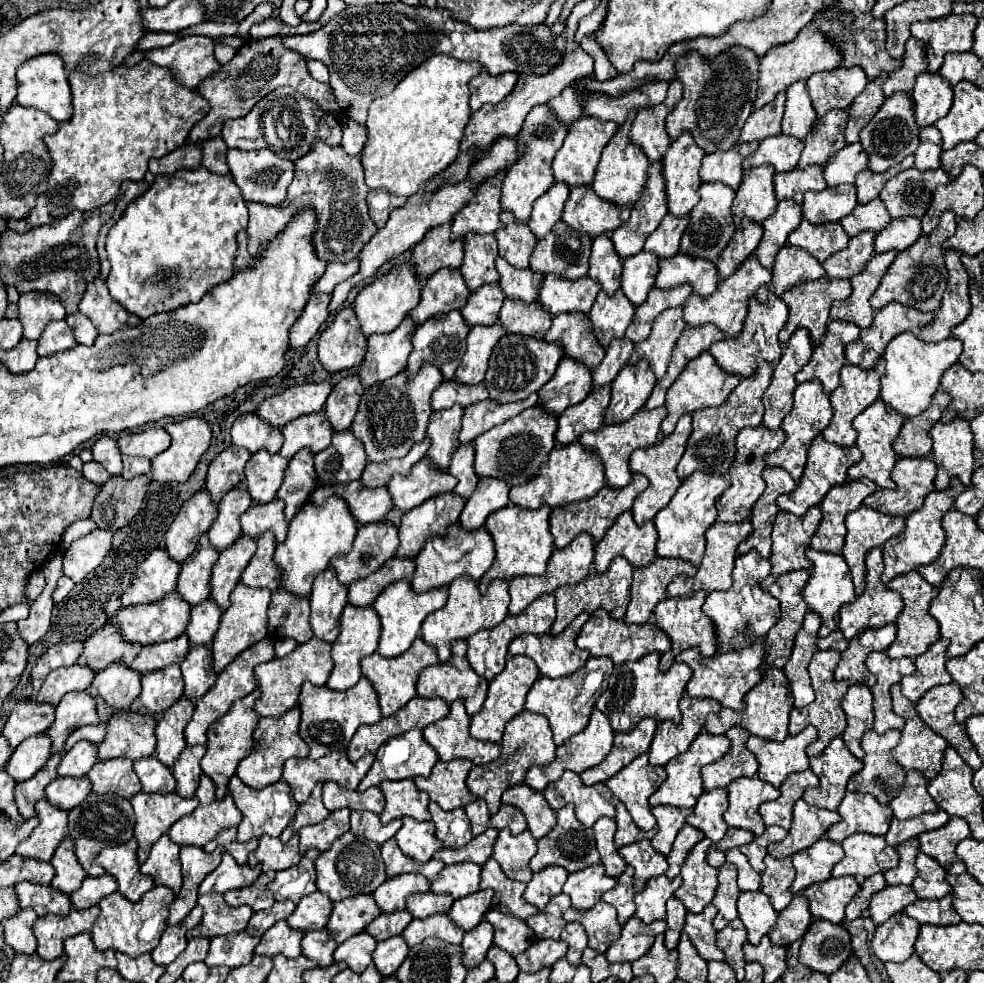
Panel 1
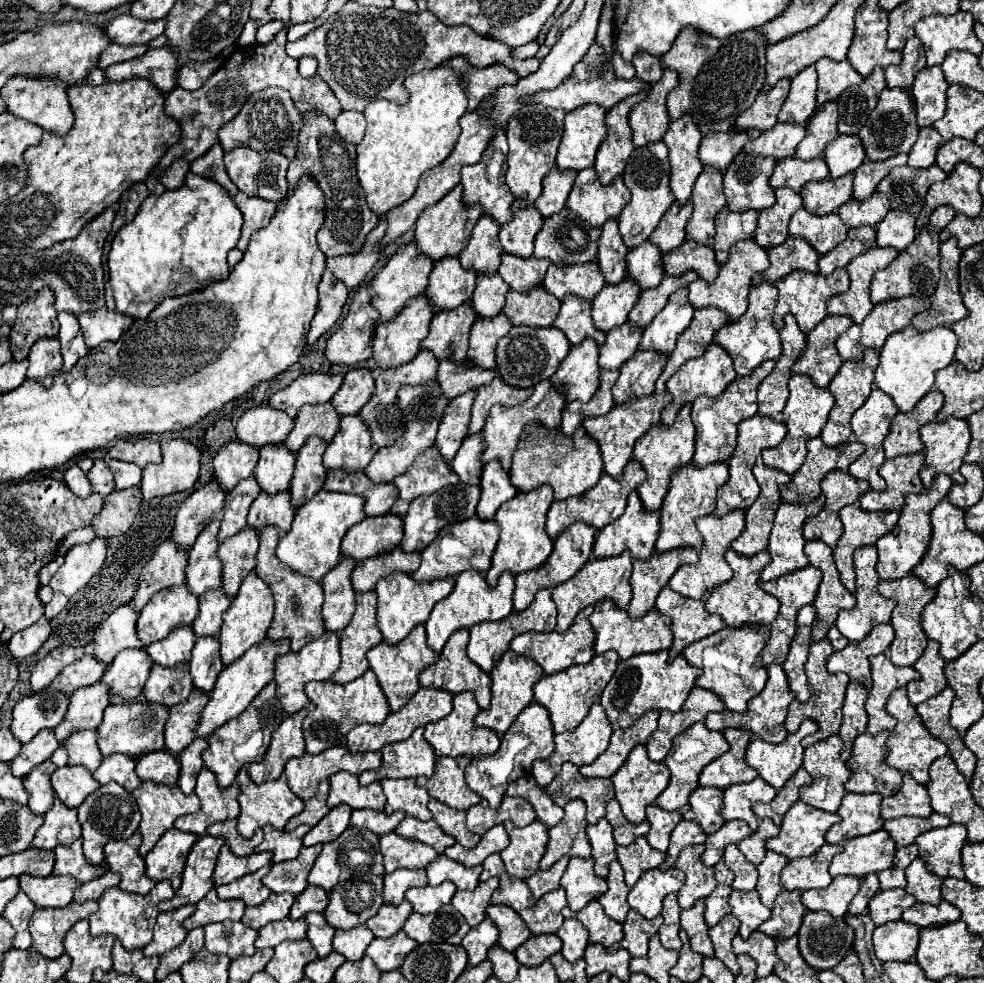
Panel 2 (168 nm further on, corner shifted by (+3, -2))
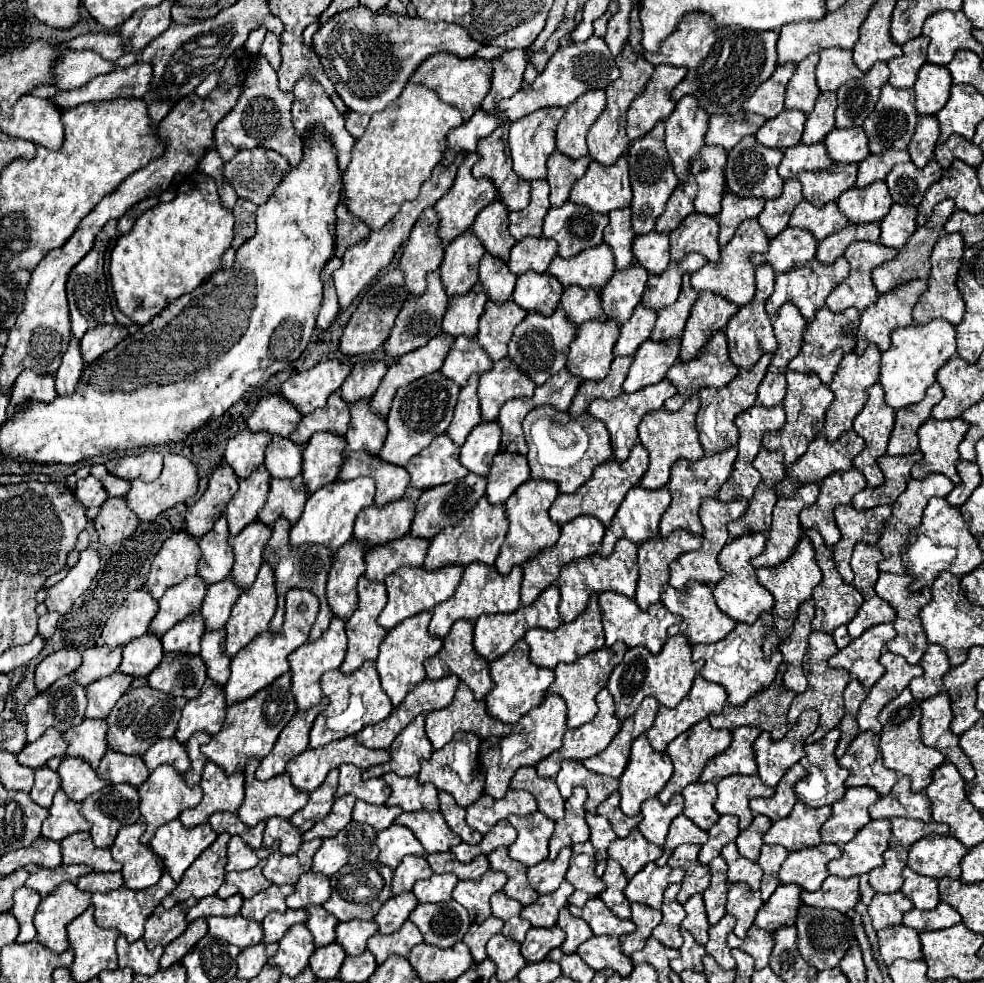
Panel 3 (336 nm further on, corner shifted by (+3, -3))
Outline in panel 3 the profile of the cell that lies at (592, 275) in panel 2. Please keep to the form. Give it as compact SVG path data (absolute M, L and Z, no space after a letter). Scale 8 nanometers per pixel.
M601 243L571 259L557 255L549 265L549 273L557 277L563 287L579 285L583 289L603 289L615 273L615 265L609 245Z

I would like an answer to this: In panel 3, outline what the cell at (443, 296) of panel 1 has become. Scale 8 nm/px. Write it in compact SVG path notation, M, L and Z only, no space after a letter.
M465 231L445 247L445 257L441 261L439 273L449 297L463 295L465 291L473 289L477 283L477 271L483 253L483 245L471 231Z

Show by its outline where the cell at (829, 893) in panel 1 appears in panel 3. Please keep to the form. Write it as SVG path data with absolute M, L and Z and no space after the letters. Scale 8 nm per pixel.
M829 875L819 891L801 891L801 901L811 907L833 907L839 913L847 913L859 901L859 877L843 879Z

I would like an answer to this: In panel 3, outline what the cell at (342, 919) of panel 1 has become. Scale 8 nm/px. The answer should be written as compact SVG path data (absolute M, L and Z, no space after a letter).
M381 861L371 863L355 863L343 867L331 877L331 897L323 903L323 909L339 921L353 921L353 919L373 919L379 907L393 895L391 893L391 877L393 871L383 865Z

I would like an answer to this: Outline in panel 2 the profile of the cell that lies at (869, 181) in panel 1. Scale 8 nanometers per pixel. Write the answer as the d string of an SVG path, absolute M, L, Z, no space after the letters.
M897 154L897 156L891 156L891 158L881 160L881 162L865 160L859 166L859 170L855 170L853 198L857 198L857 200L869 198L875 192L877 184L891 172L891 168L901 166L901 164L907 164L907 154Z

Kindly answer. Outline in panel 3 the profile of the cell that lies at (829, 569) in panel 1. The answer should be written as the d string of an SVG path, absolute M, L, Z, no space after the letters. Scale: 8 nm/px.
M805 529L805 535L811 539L811 545L815 549L815 559L817 559L817 565L821 567L823 571L823 579L821 583L815 587L813 591L813 601L815 601L815 619L813 619L813 629L815 631L825 631L825 633L833 633L839 625L845 625L853 619L855 611L861 607L863 599L861 599L861 593L853 587L853 585L847 585L843 583L841 575L837 573L835 565L833 565L833 551L831 547L825 545L823 537L815 531L815 529Z

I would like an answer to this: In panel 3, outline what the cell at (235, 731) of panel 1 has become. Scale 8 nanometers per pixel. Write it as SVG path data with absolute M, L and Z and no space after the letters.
M285 673L279 679L275 679L275 683L267 685L263 691L255 693L251 699L231 705L231 709L227 709L227 717L223 721L221 731L217 735L213 735L207 745L201 747L201 753L215 765L223 767L223 771L227 775L243 771L249 757L255 757L259 761L263 757L267 757L271 753L279 733L283 731L283 727L291 721L291 717L297 711L297 705L295 705L295 699L293 699L289 687L291 687L291 673Z

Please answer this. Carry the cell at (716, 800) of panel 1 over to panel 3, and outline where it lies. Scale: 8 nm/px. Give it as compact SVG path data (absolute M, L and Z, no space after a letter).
M691 783L681 793L685 799L685 815L695 821L703 831L709 831L717 821L719 815L713 809L713 803L717 799L715 783Z

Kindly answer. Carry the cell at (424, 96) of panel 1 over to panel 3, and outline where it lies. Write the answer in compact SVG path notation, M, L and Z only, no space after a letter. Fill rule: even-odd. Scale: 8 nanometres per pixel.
M409 83L397 105L391 105L375 115L353 147L353 157L343 173L343 193L347 197L347 209L363 219L373 231L391 221L405 201L413 201L419 195L423 181L431 177L433 167L441 161L447 147L447 133L459 127L463 117L457 107L443 103L435 91L421 83ZM369 143L371 145L359 145Z

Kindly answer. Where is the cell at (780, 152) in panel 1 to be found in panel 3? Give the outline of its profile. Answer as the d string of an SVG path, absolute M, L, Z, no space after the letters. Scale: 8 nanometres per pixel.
M781 111L775 119L765 121L765 125L755 133L755 139L779 151L795 147L801 143L805 113L803 111Z

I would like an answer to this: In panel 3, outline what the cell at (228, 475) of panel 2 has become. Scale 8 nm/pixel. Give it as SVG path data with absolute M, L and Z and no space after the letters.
M241 431L229 439L225 449L225 463L235 471L239 479L245 479L259 465L263 465L263 459L265 459L263 453L269 441L271 441L269 433Z

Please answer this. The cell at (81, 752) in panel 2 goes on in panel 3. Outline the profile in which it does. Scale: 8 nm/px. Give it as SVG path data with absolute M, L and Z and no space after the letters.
M83 719L83 723L63 733L63 739L69 745L65 757L81 757L93 769L97 769L99 761L107 751L105 733L107 733L107 723L103 719Z

